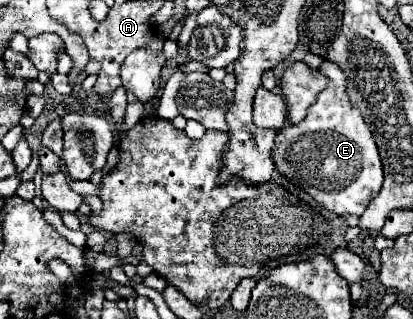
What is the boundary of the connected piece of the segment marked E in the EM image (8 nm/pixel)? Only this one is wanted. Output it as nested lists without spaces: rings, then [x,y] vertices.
[[[328,60],[320,66],[320,72],[328,76],[328,88],[318,94],[318,100],[308,108],[308,114],[300,124],[296,126],[288,124],[278,132],[272,158],[274,158],[276,170],[286,174],[296,186],[310,192],[314,200],[322,204],[326,210],[338,216],[348,216],[348,214],[360,216],[370,204],[370,200],[374,200],[382,188],[382,162],[380,162],[370,128],[364,124],[362,114],[356,108],[352,108],[348,102],[344,72],[334,62],[328,62]]]

